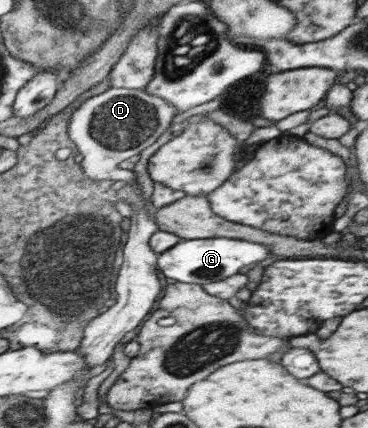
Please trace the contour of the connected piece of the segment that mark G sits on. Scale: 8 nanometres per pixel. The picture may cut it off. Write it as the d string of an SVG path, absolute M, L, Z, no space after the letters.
M210 238L210 239L181 239L165 252L158 254L158 269L166 277L173 278L177 282L195 283L203 286L210 282L219 282L239 273L243 266L261 262L263 258L271 256L271 248L262 244L251 244L241 239Z

